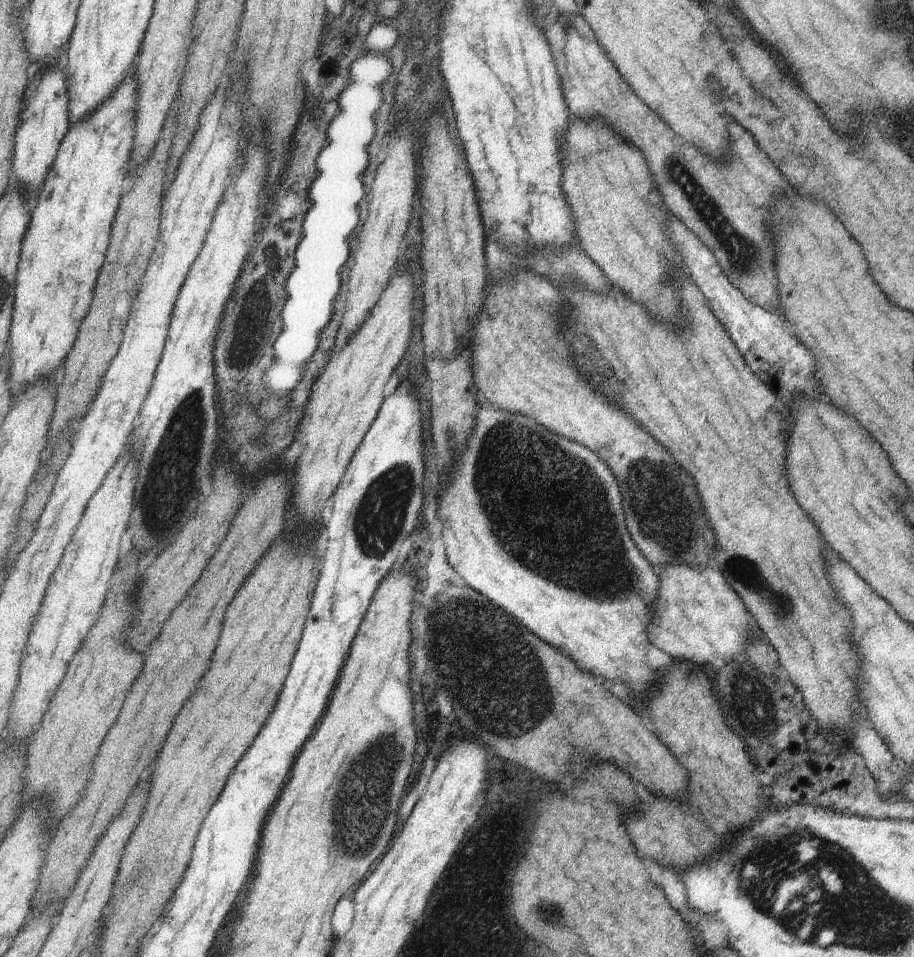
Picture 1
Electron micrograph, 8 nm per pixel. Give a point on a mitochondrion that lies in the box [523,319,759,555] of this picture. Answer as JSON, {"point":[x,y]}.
{"point":[601,370]}

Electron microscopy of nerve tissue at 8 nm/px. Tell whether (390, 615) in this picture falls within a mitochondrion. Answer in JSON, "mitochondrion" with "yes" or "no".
{"mitochondrion":"no"}

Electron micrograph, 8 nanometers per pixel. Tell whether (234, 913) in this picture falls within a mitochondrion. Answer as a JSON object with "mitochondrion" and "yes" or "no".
{"mitochondrion":"no"}

